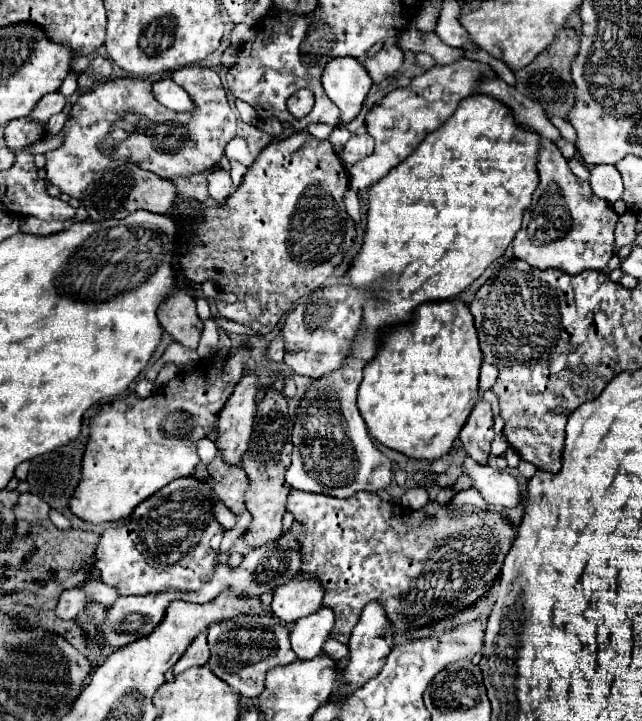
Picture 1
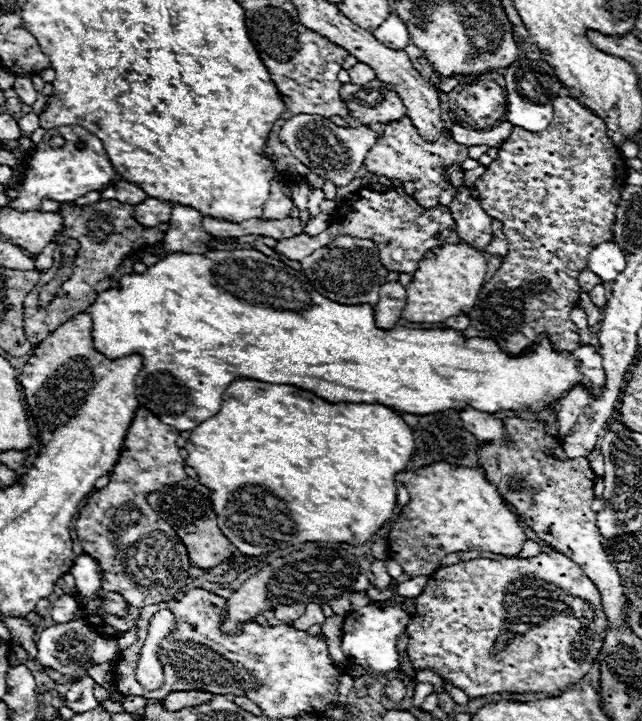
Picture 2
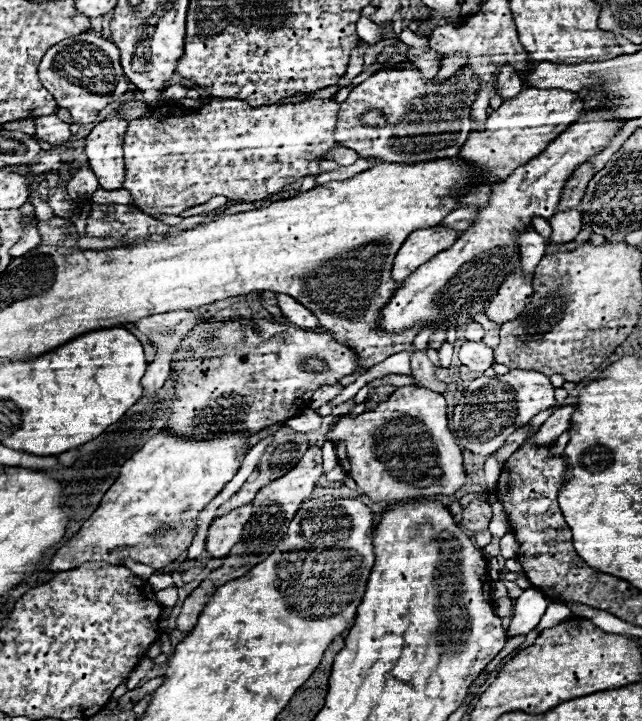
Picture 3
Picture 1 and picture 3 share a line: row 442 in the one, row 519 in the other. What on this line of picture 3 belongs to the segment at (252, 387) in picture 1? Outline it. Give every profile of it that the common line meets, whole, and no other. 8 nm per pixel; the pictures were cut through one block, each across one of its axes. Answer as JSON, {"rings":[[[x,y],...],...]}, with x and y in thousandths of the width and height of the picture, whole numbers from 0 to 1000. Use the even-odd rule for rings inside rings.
{"rings":[[[393,699],[374,702],[358,713],[336,718],[324,735],[321,768],[327,774],[349,774],[358,766],[358,760],[374,749],[377,732],[389,721],[389,713],[393,713]]]}

